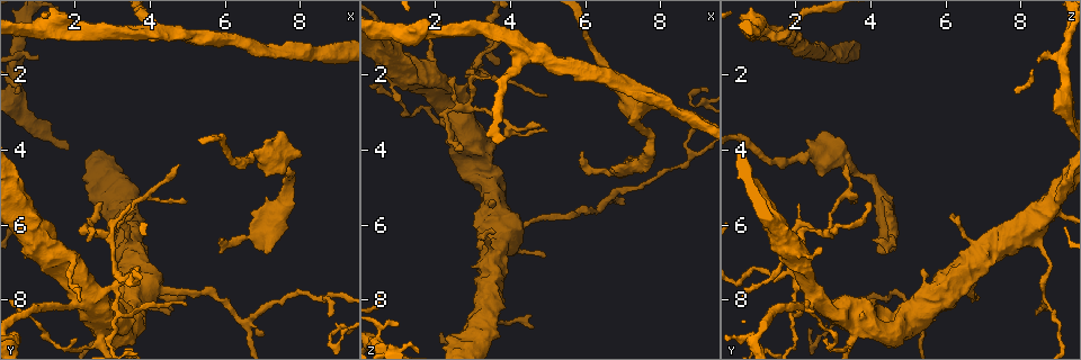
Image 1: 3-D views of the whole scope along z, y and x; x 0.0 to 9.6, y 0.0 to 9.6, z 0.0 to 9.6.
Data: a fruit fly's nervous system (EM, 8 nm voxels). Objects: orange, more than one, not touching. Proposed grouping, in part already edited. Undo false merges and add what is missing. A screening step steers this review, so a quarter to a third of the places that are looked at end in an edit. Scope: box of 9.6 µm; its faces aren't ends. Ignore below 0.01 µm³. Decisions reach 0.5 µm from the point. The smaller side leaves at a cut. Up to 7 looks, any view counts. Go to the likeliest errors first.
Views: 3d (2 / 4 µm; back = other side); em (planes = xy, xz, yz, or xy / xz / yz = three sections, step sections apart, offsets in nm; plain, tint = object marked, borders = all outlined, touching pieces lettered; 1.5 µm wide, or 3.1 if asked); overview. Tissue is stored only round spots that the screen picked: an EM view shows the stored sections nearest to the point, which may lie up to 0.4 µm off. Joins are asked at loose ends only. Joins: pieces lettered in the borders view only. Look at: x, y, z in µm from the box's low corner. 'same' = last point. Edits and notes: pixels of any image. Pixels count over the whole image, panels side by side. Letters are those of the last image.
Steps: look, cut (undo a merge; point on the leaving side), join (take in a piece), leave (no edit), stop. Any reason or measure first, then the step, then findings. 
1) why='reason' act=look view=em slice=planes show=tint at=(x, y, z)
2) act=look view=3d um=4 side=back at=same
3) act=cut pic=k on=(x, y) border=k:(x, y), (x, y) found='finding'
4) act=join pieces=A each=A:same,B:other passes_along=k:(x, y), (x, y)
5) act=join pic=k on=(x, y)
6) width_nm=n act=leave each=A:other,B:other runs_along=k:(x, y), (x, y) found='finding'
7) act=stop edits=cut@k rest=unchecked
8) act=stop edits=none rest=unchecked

why='free end' act=look view=3d um=4 at=(5.85, 6.40, 4.00)

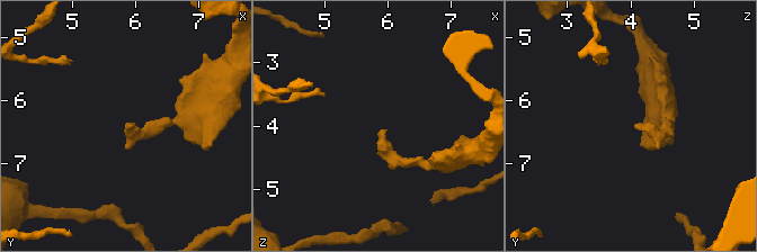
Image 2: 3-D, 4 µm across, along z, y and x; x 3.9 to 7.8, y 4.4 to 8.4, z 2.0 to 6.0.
why='now the EM' act=look view=em slice=yz step=4 show=borders at=(5.85, 6.40, 4.10)

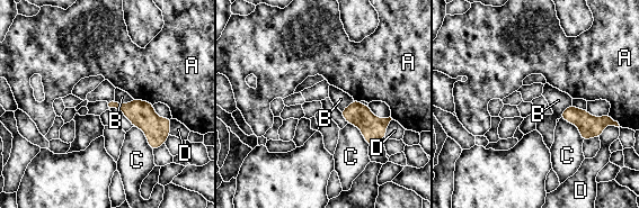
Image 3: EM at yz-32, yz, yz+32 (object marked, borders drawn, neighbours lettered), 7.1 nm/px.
why='another direction' act=look view=em slice=planes show=borders at=same

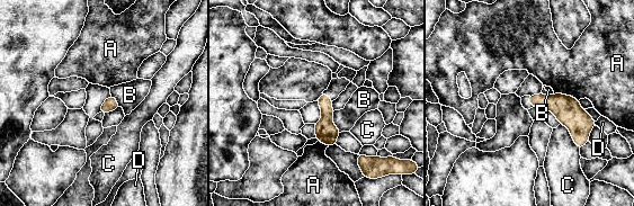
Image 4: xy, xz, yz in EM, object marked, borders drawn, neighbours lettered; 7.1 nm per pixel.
longest_contact=C:240nm act=leave each=A:other,B:other,C:other,D:other border=4:(333, 110), (333, 124), (340, 132) found='no lettered piece goes on from it'

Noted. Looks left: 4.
why='branch stops here' act=look view=em slice=xz step=8 show=tint at=(1.05, 6.55, 2.60)

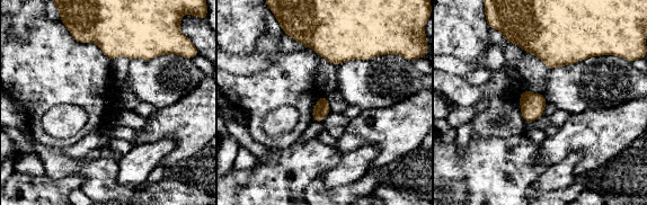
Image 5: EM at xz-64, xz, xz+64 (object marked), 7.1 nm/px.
act=look view=em slice=planes show=tint at=same

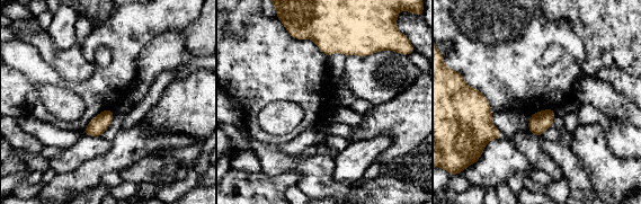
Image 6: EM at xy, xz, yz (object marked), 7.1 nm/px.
why='see the neighbours' act=look view=em slice=planes show=borders at=same

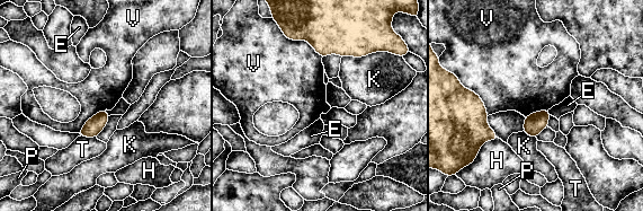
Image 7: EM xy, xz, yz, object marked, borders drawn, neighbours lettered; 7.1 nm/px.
act=leave each=E:other,H:other,K:other,P:other,T:other,V:other border=7:(284, 34), (305, 40), (322, 56) found='none of them fits'

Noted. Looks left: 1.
act=look view=em slice=planes show=borders at=(7.40, 3.50, 2.70)

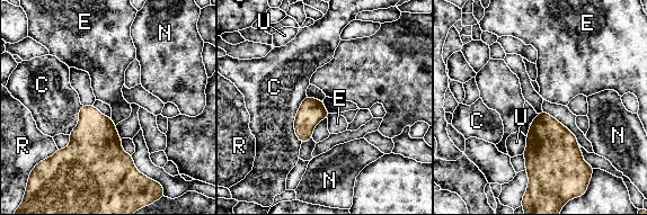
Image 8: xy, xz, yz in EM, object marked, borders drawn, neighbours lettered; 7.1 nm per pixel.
act=leave each=C:other,E:other,N:other,R:other,U:other border=8:(307, 96), (294, 118), (300, 143) found='no lettered piece goes on from it'

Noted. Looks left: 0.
act=stop edits=none rest=unchecked

